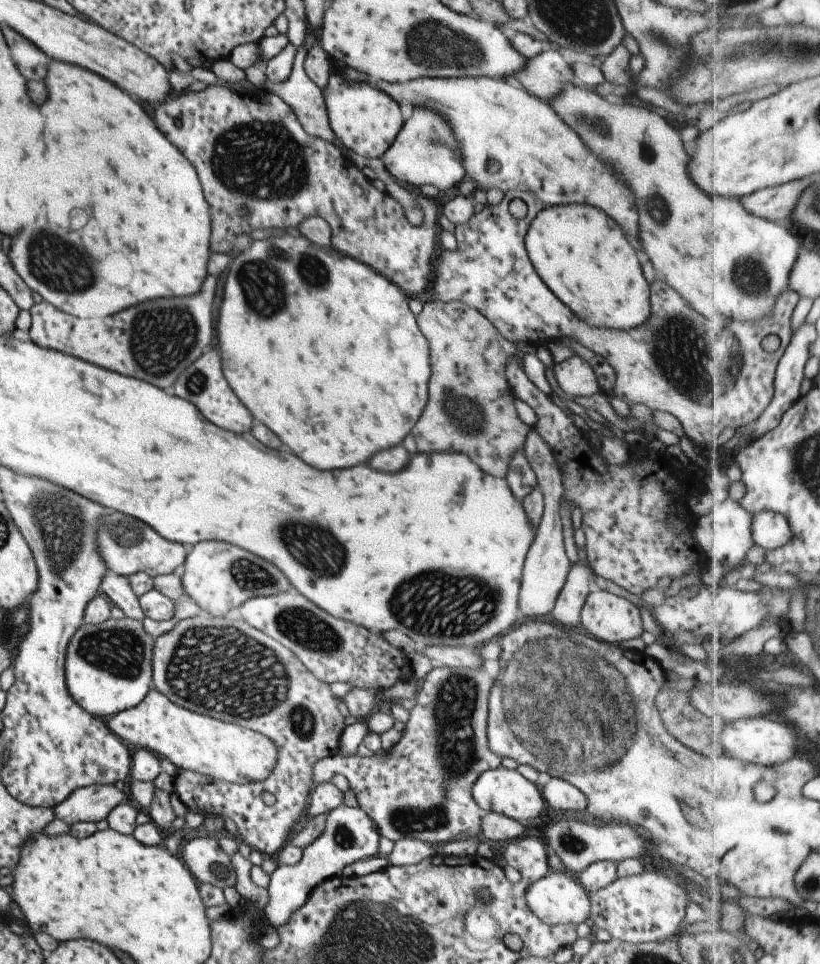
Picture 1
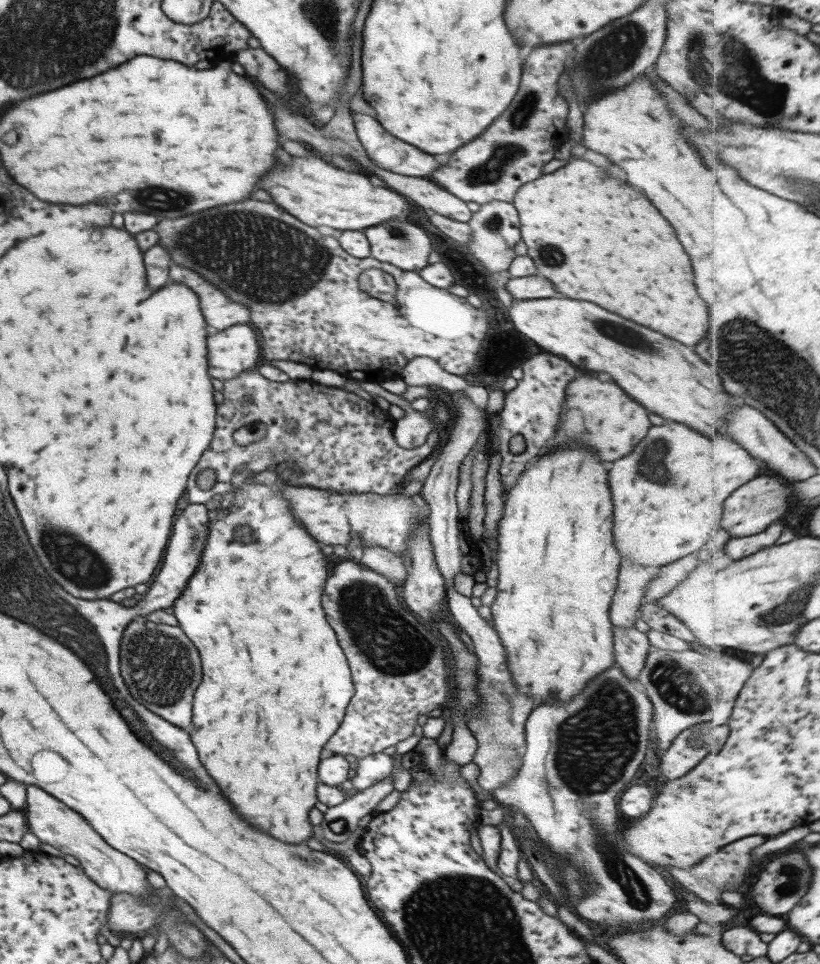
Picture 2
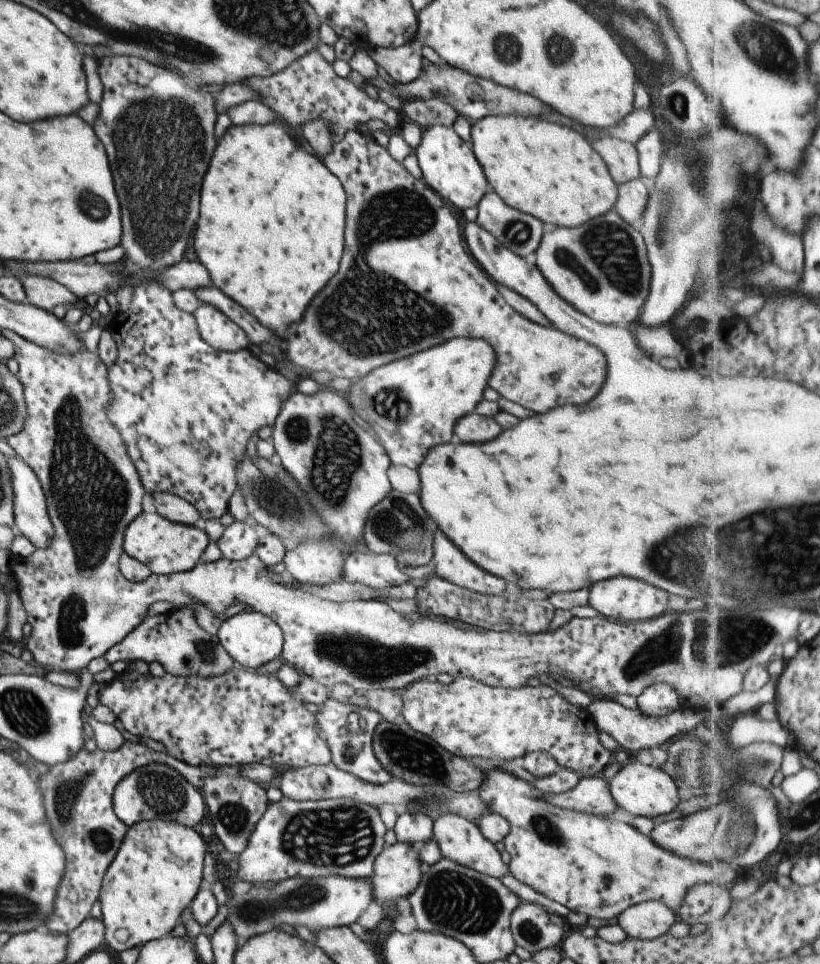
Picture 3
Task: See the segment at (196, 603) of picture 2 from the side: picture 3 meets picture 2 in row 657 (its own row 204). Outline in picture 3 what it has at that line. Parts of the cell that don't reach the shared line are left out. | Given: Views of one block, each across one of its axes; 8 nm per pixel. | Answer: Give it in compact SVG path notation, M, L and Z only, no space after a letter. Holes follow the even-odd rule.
M279 122L267 124L239 124L230 125L225 130L225 138L219 138L213 151L213 158L209 160L205 178L201 182L201 204L199 204L199 218L193 231L193 248L197 260L205 266L211 284L218 288L227 298L237 302L245 308L261 326L271 330L277 338L285 338L285 330L289 324L301 320L309 300L327 284L327 280L337 272L343 248L343 224L345 224L345 192L337 178L327 170L312 152L296 140L291 140L286 128Z

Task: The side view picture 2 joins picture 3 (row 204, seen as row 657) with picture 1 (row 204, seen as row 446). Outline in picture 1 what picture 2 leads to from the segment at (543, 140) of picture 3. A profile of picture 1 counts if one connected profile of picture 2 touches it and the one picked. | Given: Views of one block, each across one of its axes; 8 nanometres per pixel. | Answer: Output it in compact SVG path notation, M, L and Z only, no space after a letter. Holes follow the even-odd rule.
M583 204L543 206L529 223L523 245L541 282L589 326L627 330L649 316L649 284L641 274L635 252L623 238L619 226L601 210Z

